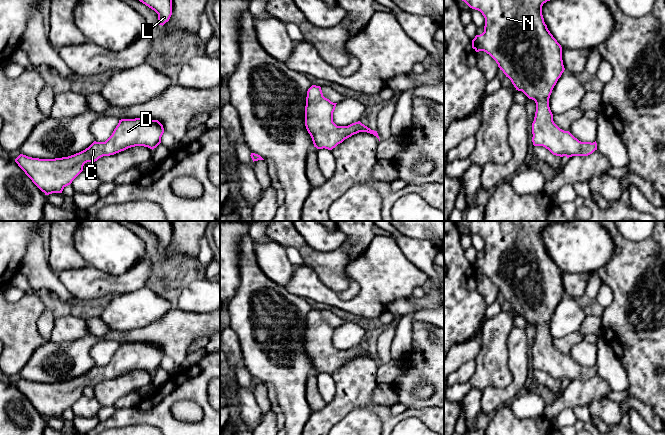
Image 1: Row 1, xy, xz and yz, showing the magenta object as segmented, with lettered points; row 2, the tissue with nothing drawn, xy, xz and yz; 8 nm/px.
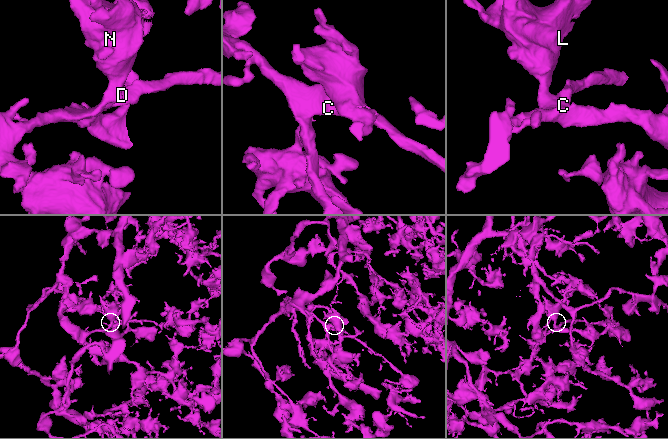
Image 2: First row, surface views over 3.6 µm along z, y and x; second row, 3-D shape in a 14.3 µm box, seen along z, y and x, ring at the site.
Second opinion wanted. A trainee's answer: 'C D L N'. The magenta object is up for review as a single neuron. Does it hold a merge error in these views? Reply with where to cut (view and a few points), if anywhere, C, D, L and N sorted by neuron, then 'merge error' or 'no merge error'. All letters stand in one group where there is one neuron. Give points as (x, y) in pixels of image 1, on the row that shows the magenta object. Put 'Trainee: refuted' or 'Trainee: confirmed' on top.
Trainee: confirmed
cut none; groups C D L N; no merge error

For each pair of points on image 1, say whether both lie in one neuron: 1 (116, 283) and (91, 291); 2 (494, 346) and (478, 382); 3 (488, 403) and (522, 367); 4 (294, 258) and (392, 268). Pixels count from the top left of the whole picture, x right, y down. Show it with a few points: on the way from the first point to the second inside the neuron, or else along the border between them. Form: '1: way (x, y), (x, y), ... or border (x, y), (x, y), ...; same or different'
1: way (110, 285), (97, 286); same
2: way (493, 355), (492, 368), (487, 373); same
3: way (499, 395), (505, 394), (519, 378); same
4: border (303, 264), (295, 266); different

